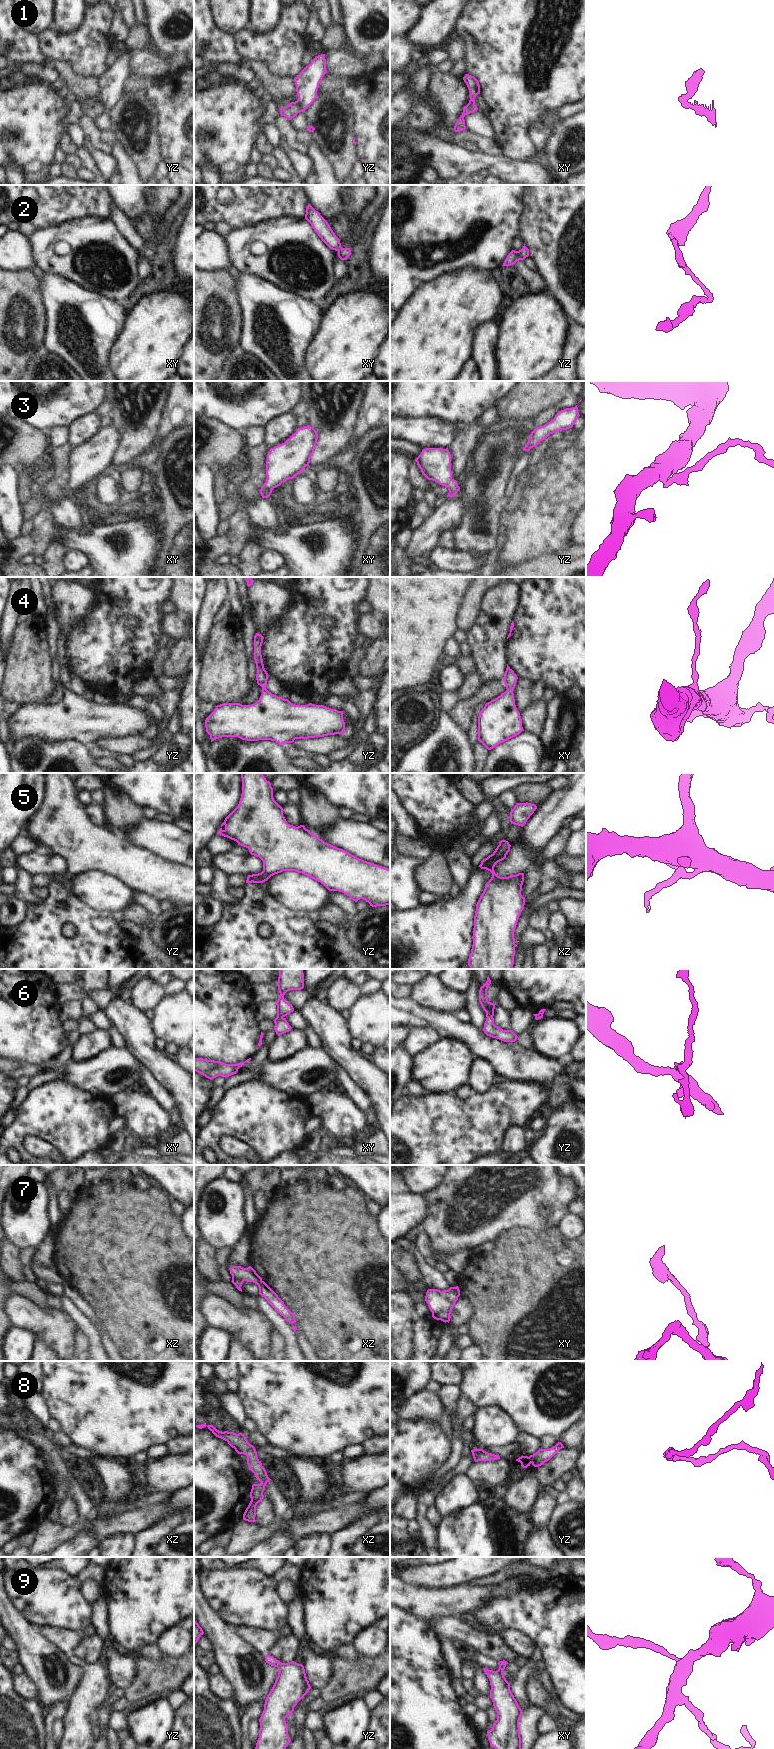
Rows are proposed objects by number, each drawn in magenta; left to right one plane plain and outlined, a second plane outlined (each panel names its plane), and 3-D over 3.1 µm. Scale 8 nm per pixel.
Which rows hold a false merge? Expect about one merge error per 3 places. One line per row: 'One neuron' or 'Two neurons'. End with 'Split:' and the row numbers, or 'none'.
1: Two neurons
2: One neuron
3: One neuron
4: One neuron
5: One neuron
6: One neuron
7: Two neurons
8: One neuron
9: One neuron
Split: 1, 7.

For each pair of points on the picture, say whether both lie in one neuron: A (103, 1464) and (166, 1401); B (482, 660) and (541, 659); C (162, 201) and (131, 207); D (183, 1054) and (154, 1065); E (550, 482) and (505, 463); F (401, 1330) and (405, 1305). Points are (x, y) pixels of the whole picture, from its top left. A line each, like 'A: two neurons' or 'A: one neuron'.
A: two neurons
B: two neurons
C: two neurons
D: two neurons
E: two neurons
F: one neuron

